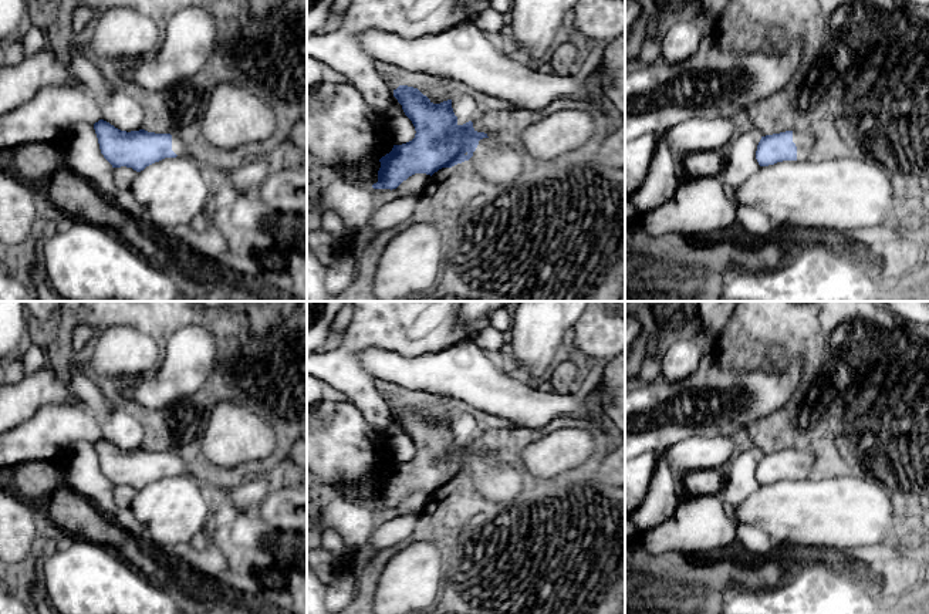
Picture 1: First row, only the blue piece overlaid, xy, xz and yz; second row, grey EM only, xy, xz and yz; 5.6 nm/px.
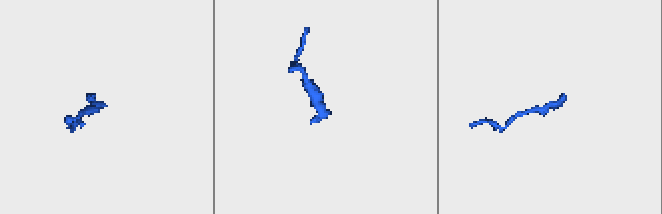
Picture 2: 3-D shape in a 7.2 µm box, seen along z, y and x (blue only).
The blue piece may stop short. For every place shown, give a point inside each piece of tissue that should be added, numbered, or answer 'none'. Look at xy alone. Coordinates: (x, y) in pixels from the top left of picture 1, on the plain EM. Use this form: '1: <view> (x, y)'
1: xy (178, 464)

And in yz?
1: yz (804, 459)

